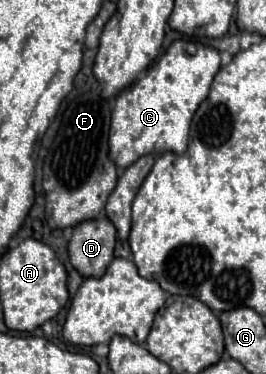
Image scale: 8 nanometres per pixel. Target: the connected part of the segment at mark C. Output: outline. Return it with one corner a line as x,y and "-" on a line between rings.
183,41
171,43
165,55
151,69
147,69
147,73
143,73
135,85
125,89
115,99
109,129
111,161
125,169
149,153
171,151
183,155
187,151
191,119
199,103
205,101
205,95
209,95
209,87
213,83
213,75
219,71
219,65
219,51
213,47
197,43
197,53
189,55

